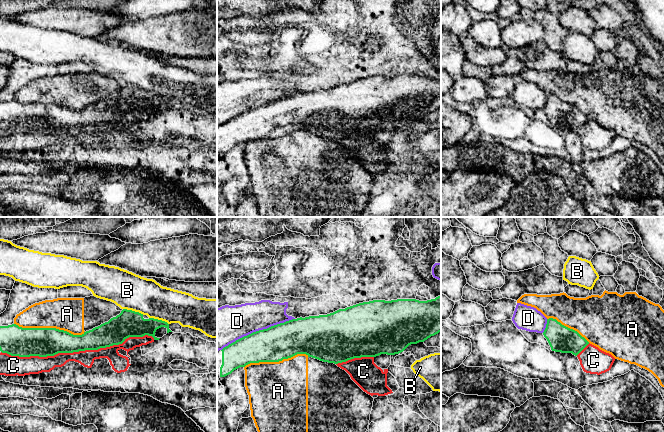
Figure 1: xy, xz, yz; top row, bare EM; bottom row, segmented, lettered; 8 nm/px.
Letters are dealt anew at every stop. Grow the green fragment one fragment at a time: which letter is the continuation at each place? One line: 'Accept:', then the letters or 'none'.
Accept: none

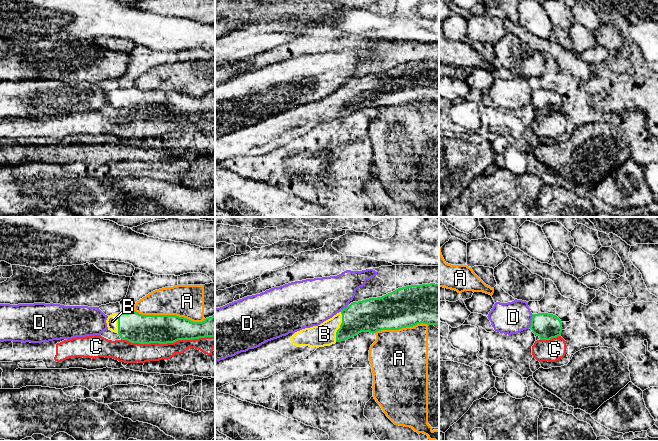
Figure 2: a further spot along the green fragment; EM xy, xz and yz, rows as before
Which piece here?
Accept: B

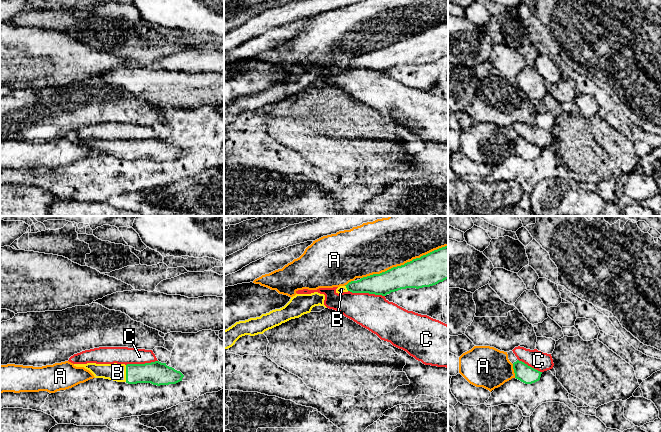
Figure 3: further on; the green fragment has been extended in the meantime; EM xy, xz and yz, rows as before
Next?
Accept: B

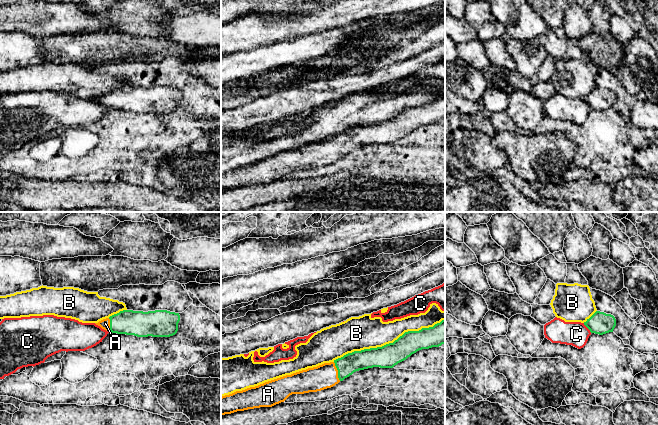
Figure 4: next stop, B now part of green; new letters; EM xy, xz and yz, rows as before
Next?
Accept: A

